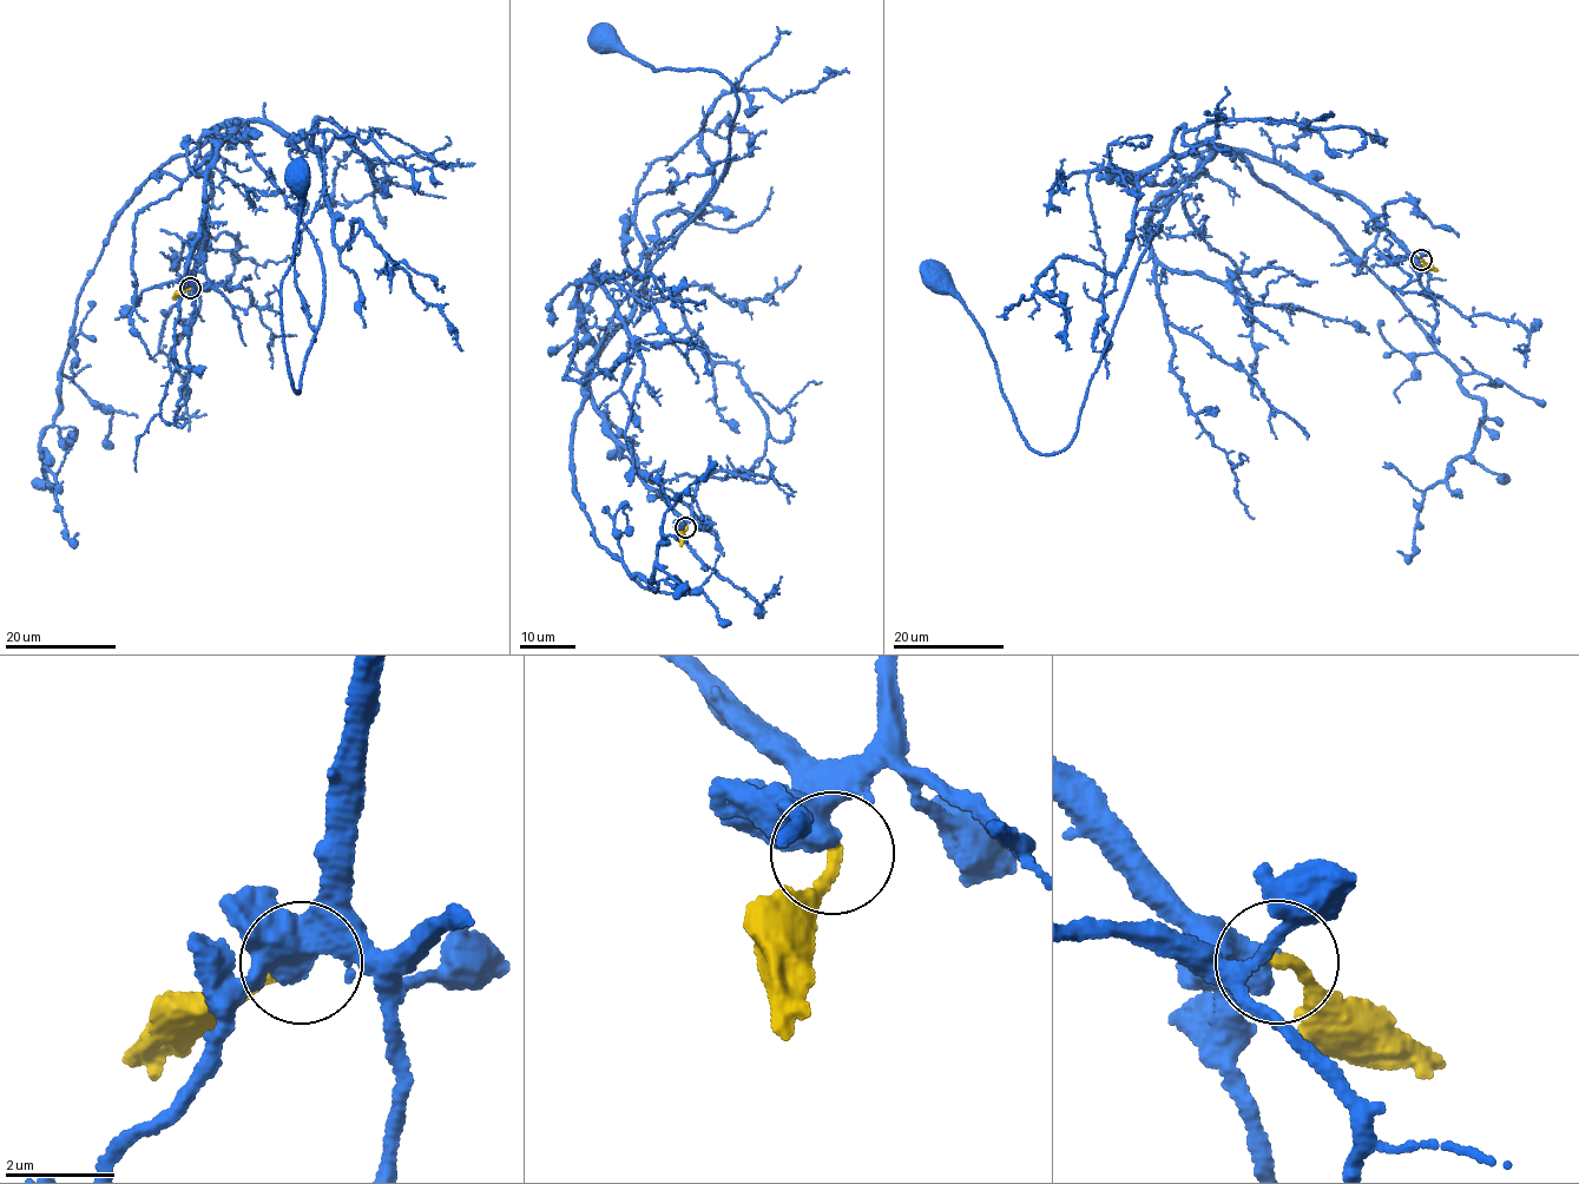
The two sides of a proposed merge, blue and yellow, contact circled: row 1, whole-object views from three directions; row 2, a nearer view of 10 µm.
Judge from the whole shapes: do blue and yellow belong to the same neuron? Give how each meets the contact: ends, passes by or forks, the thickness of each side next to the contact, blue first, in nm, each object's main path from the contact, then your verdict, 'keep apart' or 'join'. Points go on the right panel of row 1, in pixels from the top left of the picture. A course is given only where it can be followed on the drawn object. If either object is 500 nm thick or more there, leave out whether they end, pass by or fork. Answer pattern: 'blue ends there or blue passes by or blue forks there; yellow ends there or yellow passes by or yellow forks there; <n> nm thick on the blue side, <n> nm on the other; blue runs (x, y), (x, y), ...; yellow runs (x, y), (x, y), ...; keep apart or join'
700 nm thick on the blue side, 240 nm on the other; blue runs (1420, 260), (1351, 198), (1219, 149), (1149, 244), (1073, 440), (1043, 454), (1018, 428), (984, 330), (938, 278); yellow runs (1420, 260), (1438, 270); join

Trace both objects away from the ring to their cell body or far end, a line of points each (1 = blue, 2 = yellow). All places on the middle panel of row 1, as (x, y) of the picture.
1: (685, 527), (596, 408), (587, 366), (631, 288), (717, 188), (738, 109), (712, 70), (656, 72), (603, 40)
2: (685, 527), (682, 546)

